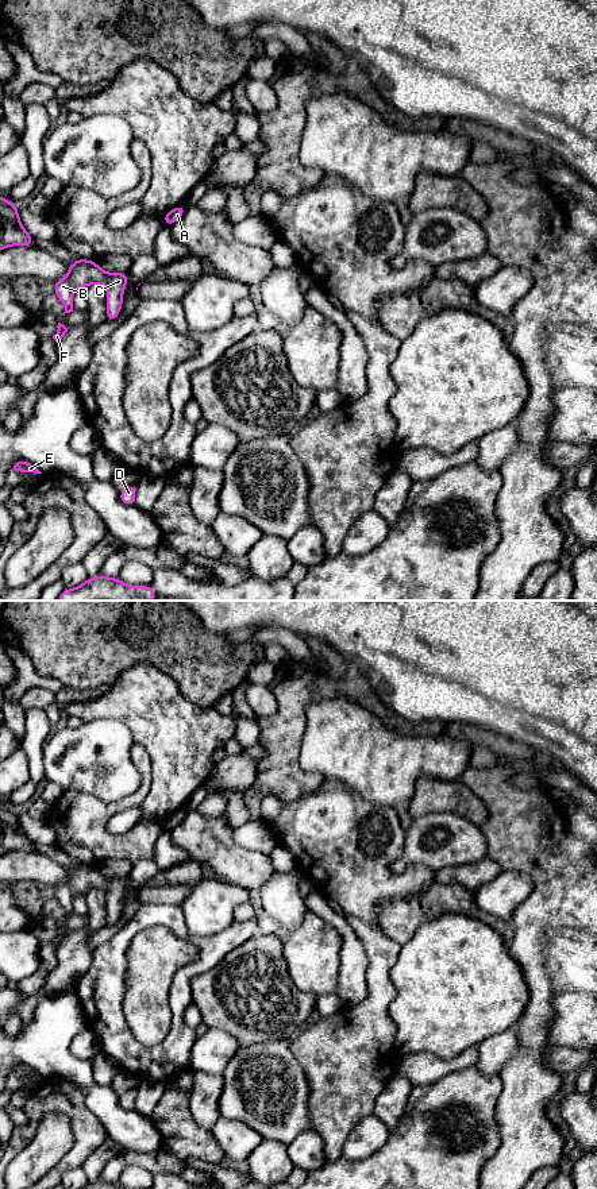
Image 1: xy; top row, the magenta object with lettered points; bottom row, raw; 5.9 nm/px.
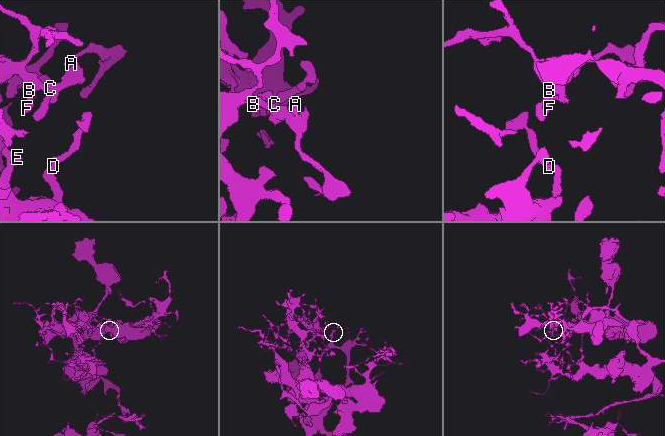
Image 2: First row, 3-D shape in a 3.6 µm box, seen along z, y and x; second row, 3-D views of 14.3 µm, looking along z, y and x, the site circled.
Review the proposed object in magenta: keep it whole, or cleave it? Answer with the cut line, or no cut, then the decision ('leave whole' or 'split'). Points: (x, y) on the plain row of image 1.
cut none; leave whole

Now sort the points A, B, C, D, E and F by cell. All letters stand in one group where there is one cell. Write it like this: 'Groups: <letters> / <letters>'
Groups: A B C D E F

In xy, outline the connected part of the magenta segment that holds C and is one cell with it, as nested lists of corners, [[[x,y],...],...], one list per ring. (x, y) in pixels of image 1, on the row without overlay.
[[[78,862],[68,870],[68,881],[53,887],[54,899],[65,910],[65,918],[73,916],[73,897],[77,892],[103,888],[107,892],[107,927],[113,927],[123,911],[123,899],[128,877],[105,877],[95,865]]]

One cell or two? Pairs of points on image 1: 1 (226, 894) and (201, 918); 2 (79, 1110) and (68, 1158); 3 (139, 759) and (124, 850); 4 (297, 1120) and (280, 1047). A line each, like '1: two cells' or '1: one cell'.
1: one cell
2: one cell
3: one cell
4: one cell

